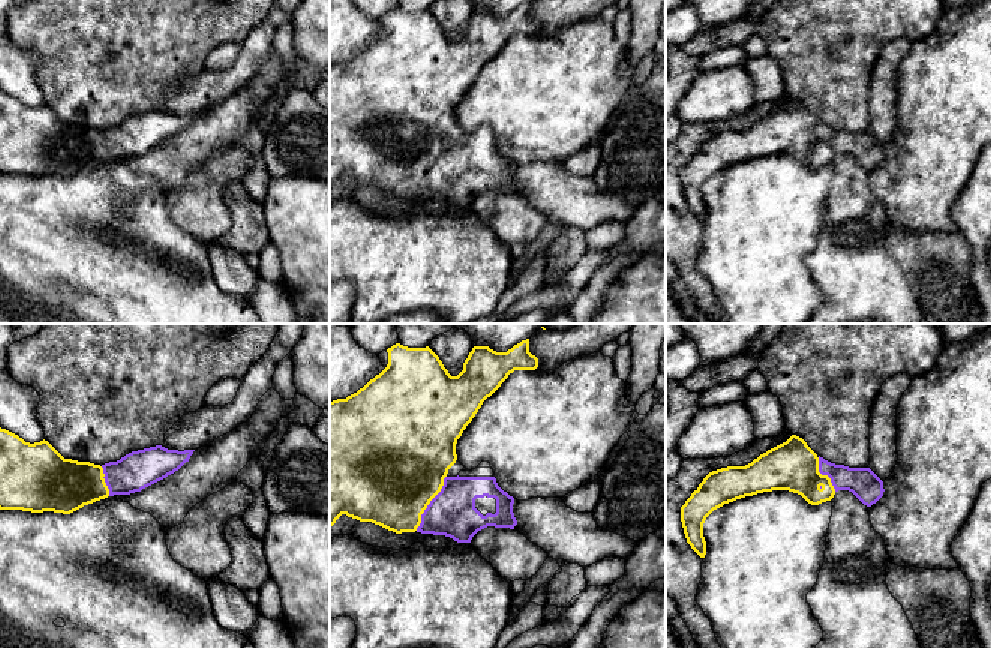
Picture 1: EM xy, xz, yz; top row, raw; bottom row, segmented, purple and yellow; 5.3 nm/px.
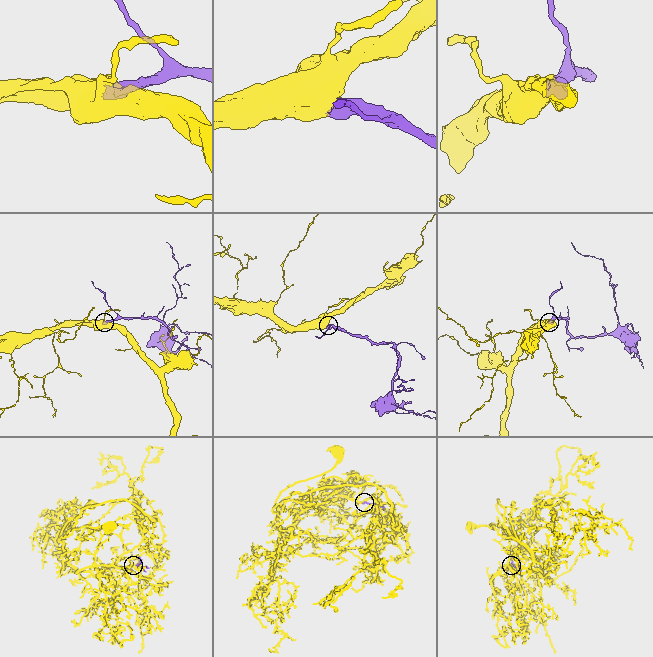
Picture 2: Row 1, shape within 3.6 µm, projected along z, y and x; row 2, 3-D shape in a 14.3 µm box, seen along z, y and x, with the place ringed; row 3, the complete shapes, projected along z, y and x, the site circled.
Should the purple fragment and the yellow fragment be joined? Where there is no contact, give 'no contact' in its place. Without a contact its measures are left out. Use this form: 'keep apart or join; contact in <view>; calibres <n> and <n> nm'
join; contact in xz; calibres 260 and 480 nm

